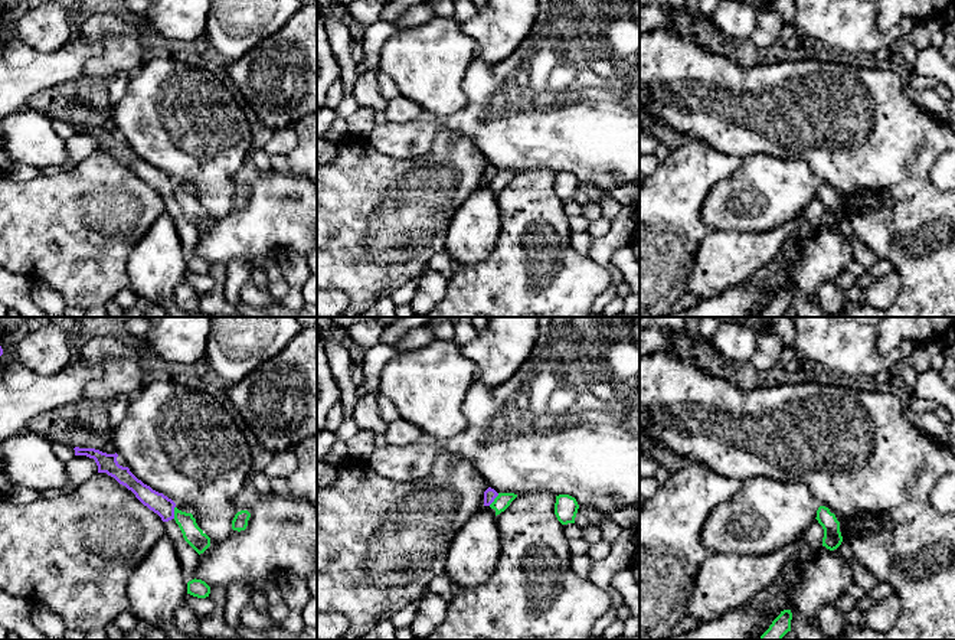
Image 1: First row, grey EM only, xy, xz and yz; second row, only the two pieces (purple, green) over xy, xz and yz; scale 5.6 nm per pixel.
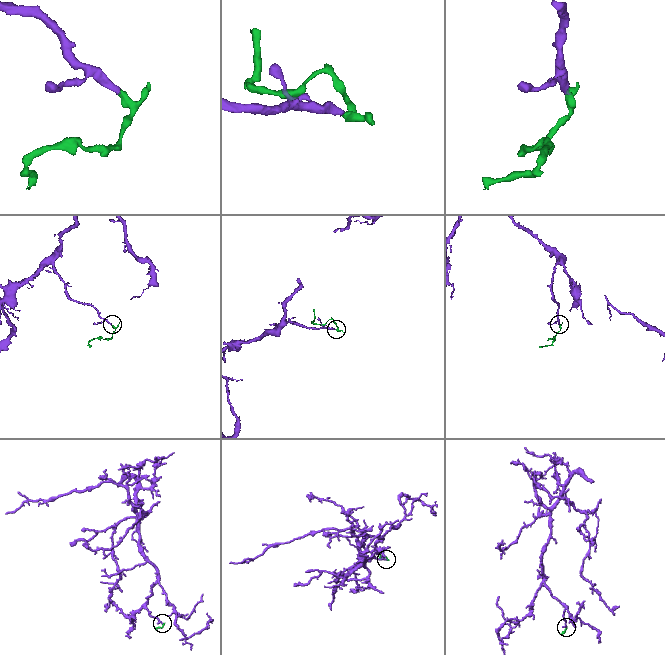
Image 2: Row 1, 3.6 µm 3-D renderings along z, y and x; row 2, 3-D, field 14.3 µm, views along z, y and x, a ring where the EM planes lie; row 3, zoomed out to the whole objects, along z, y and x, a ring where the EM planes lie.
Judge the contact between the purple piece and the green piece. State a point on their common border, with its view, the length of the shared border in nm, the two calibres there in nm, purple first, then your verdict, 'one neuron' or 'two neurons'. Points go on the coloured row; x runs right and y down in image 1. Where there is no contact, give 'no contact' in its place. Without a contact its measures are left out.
xz (494, 498) | 90 nm | 70/90 nm | two neurons

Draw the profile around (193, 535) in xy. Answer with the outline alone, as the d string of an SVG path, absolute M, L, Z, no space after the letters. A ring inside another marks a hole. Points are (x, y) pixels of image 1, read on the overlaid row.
M174 507L174 520L184 541L200 555L210 546L210 538L197 526L192 513Z

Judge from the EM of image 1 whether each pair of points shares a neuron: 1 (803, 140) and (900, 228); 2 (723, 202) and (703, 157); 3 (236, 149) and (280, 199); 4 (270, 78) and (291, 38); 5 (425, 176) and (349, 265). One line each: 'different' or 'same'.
1: same
2: different
3: different
4: same
5: same

